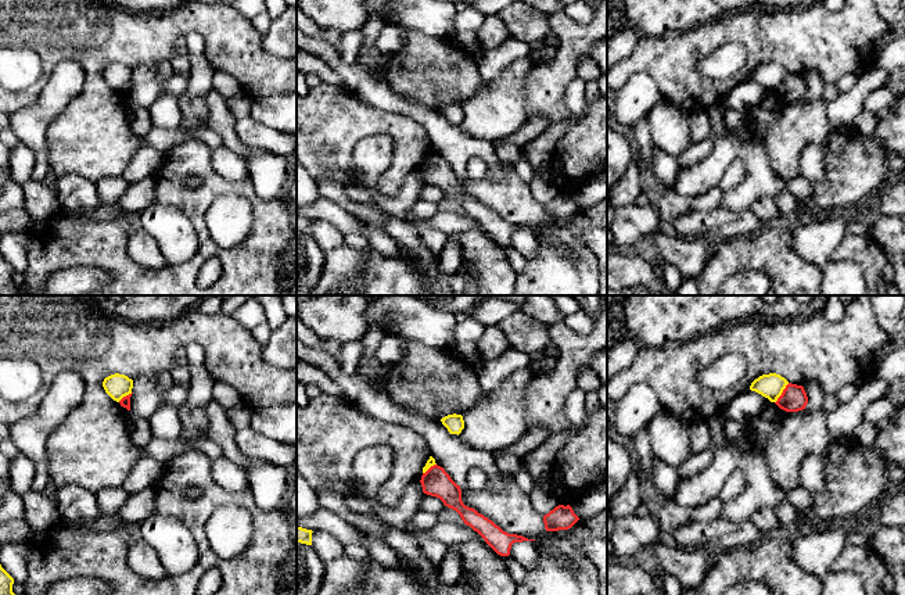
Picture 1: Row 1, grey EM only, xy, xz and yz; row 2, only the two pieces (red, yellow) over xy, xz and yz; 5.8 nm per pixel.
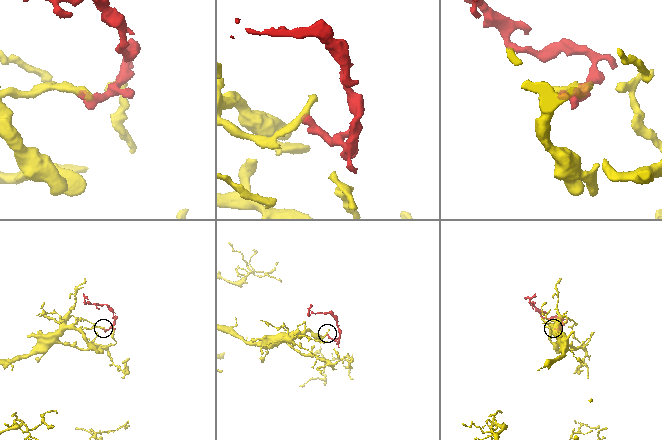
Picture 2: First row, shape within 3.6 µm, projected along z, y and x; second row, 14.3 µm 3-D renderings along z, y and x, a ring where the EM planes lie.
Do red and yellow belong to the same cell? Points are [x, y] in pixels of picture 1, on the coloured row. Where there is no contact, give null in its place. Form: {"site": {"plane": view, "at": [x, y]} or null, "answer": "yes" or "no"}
{"site": {"plane": "yz", "at": [782, 393]}, "answer": "no"}

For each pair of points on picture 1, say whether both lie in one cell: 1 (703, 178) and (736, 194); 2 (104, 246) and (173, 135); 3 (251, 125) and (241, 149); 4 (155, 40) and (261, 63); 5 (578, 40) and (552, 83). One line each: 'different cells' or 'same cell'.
1: different cells
2: different cells
3: different cells
4: same cell
5: same cell

